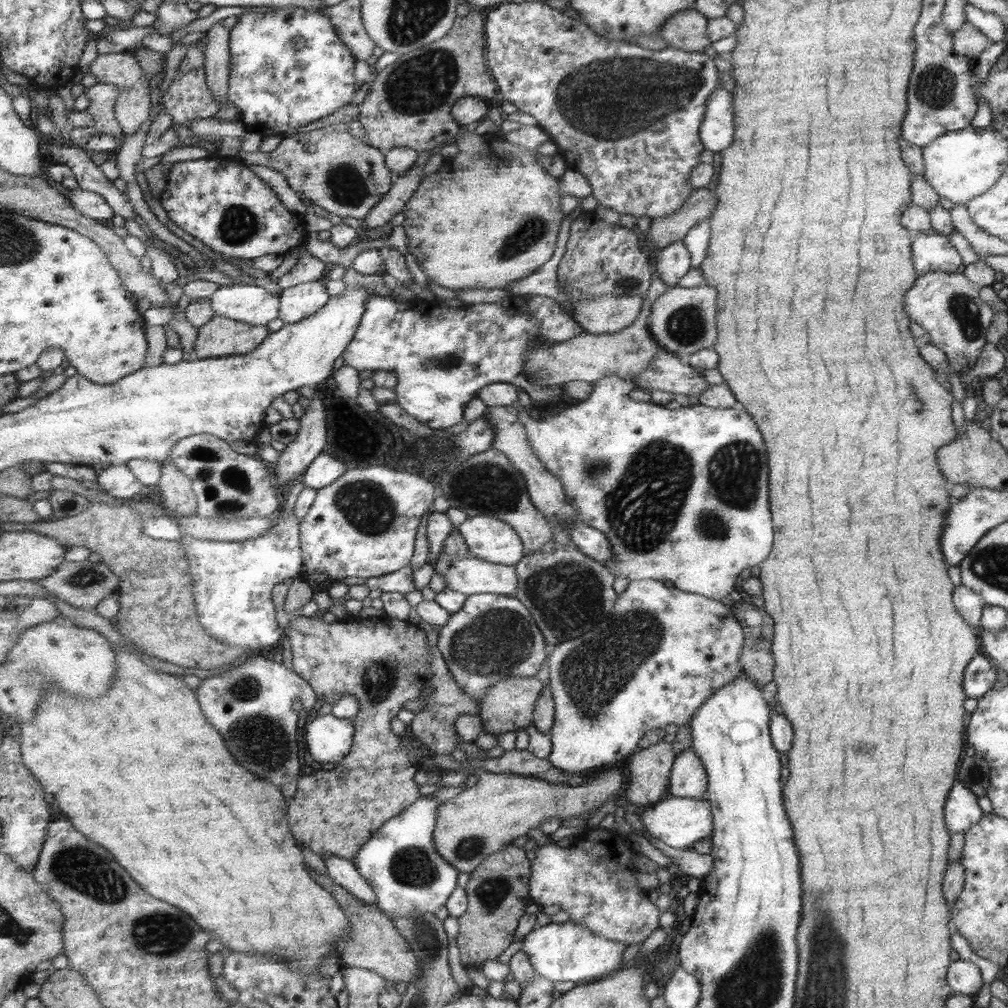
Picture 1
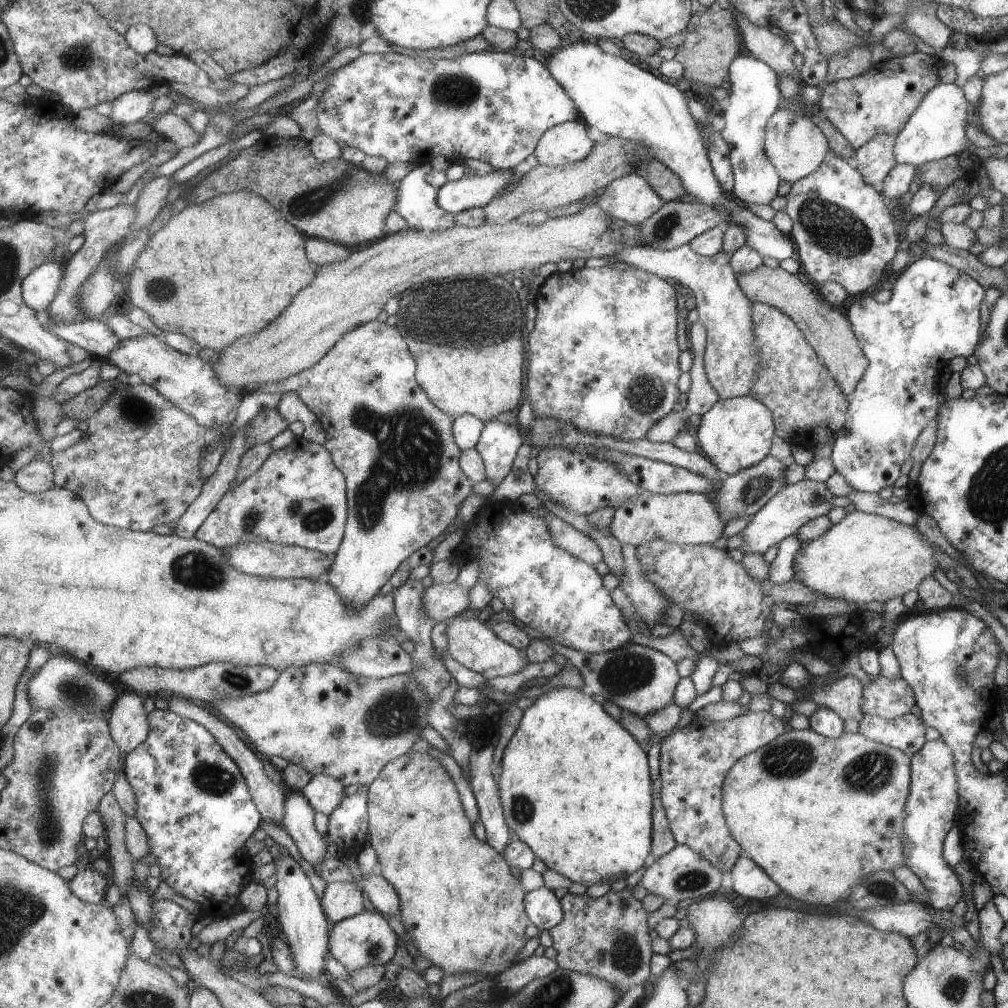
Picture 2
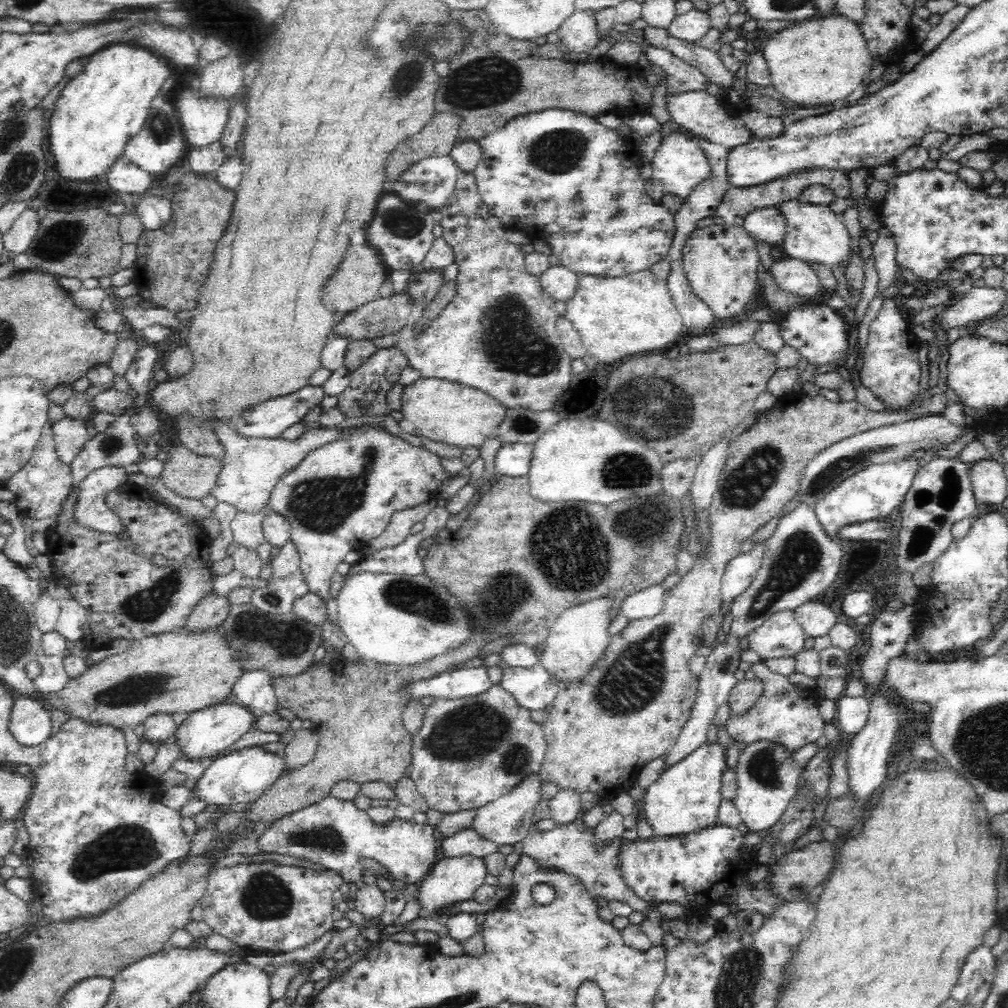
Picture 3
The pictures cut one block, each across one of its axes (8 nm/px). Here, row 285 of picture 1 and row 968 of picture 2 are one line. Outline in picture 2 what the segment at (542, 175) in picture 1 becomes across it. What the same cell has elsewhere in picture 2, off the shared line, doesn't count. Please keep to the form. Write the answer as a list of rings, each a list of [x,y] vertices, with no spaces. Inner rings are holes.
[[[409,752],[409,754],[401,756],[401,758],[397,758],[395,762],[391,762],[389,766],[385,766],[385,770],[381,772],[381,778],[377,778],[377,782],[371,784],[369,808],[371,808],[371,844],[373,844],[375,852],[379,854],[379,870],[387,878],[387,882],[393,884],[395,892],[401,898],[401,916],[399,916],[399,920],[403,922],[403,926],[407,930],[407,936],[413,940],[419,954],[425,956],[435,970],[439,970],[445,978],[449,978],[449,976],[451,978],[455,978],[455,976],[471,976],[471,978],[477,978],[477,980],[495,980],[495,984],[497,984],[497,978],[501,974],[505,974],[505,972],[509,972],[509,968],[525,962],[525,960],[519,958],[519,954],[525,950],[527,942],[531,940],[527,936],[527,926],[531,924],[531,918],[529,918],[527,906],[525,906],[525,896],[527,894],[525,894],[523,882],[519,882],[513,876],[513,872],[511,872],[513,868],[507,864],[505,854],[497,852],[489,844],[483,844],[473,834],[473,826],[471,826],[471,822],[469,822],[469,818],[465,814],[463,800],[461,800],[461,794],[457,790],[457,784],[453,782],[451,774],[445,770],[445,766],[439,760],[435,760],[427,752]]]

